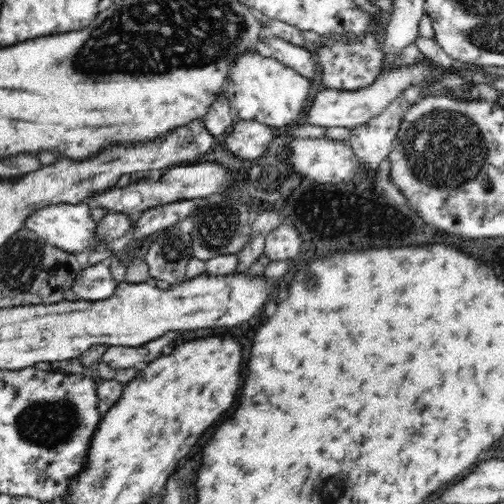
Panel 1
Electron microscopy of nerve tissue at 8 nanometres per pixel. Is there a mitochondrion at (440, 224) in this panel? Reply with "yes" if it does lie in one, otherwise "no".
no

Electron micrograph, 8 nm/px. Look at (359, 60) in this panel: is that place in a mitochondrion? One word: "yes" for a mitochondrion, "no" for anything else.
yes

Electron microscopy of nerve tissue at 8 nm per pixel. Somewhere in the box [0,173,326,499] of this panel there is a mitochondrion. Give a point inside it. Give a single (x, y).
(47, 423)

